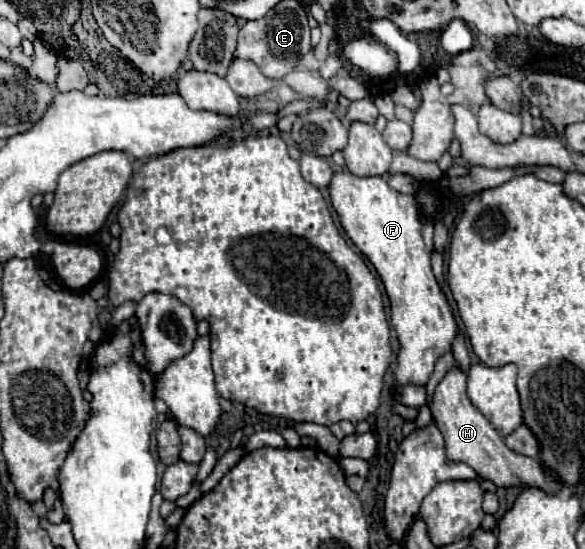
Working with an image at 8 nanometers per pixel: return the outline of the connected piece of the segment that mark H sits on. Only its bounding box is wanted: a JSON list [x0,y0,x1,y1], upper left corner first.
[429,365,561,493]

